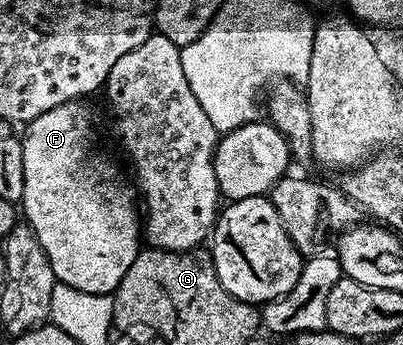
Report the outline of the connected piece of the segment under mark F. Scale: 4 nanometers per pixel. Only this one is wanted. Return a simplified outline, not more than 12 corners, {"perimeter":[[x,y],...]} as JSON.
{"perimeter":[[66,102],[26,123],[21,214],[62,285],[114,295],[132,183]]}

